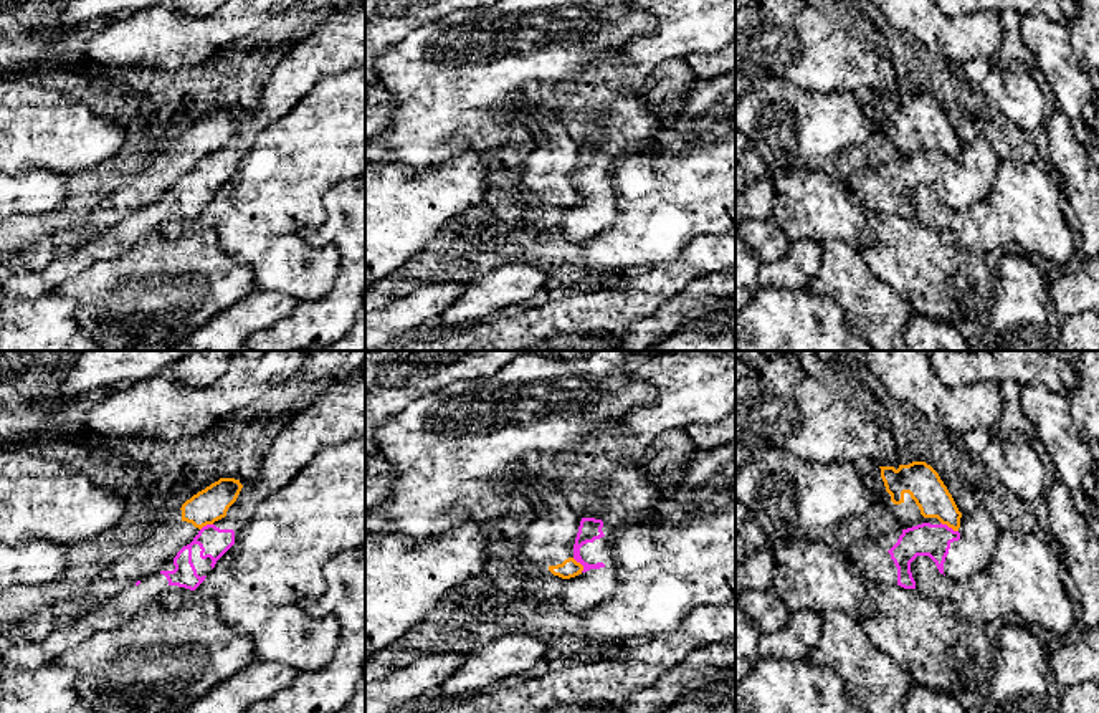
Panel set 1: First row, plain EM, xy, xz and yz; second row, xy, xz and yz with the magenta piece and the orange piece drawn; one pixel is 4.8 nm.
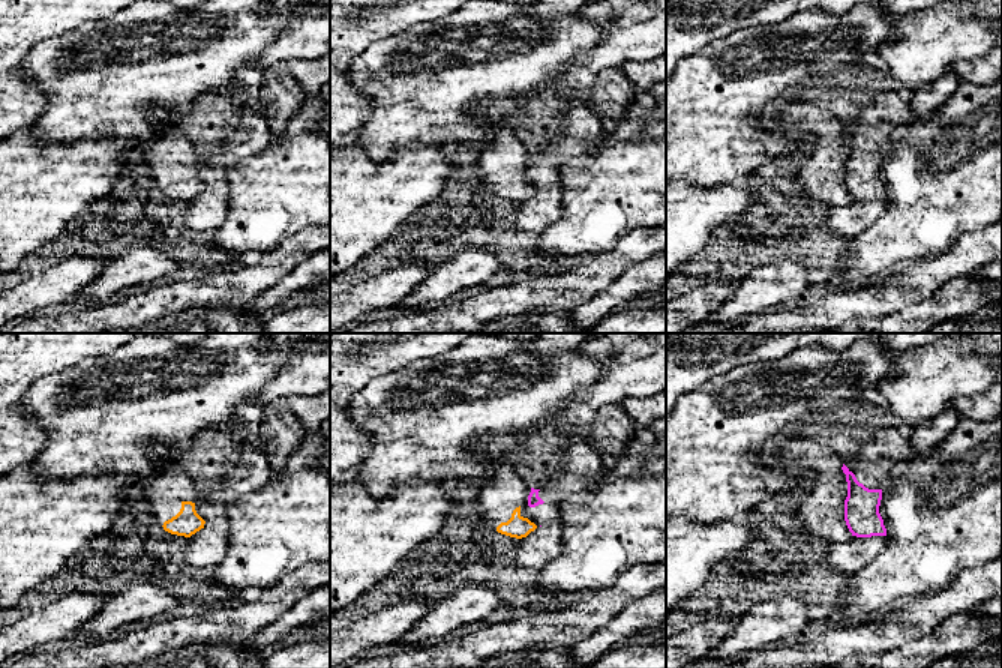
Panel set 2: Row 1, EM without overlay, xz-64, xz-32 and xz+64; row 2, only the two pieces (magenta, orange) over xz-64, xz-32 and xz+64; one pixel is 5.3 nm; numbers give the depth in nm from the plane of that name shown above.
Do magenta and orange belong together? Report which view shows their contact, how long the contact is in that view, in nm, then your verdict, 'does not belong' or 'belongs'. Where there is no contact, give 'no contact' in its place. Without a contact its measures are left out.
contact in yz; length 100 nm; does not belong

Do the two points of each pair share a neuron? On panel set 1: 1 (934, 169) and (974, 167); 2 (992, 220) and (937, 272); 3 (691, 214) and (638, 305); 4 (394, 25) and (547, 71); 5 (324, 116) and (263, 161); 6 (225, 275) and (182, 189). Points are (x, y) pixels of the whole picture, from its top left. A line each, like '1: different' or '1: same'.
1: same
2: different
3: different
4: different
5: same
6: different

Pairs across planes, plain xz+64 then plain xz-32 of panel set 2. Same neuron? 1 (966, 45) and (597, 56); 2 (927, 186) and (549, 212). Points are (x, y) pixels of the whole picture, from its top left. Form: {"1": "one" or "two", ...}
{"1": "one", "2": "two"}

